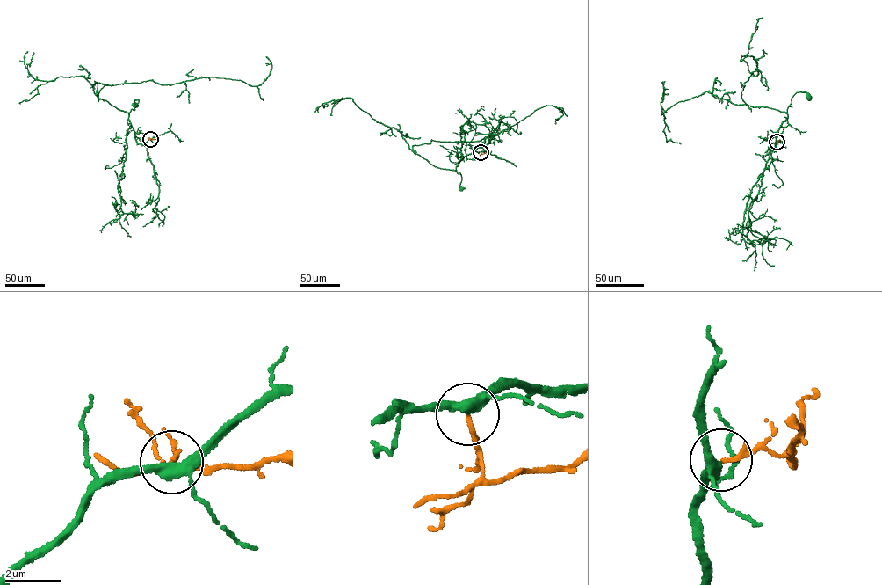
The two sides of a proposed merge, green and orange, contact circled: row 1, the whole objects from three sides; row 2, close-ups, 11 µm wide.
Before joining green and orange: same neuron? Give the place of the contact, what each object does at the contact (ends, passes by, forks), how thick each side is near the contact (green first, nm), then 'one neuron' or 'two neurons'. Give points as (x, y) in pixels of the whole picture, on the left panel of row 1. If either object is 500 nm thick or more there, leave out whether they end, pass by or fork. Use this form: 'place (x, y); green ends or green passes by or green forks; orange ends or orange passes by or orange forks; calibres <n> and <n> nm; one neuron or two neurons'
place (150, 139); green forks; orange ends; calibres 320 and 150 nm; one neuron

